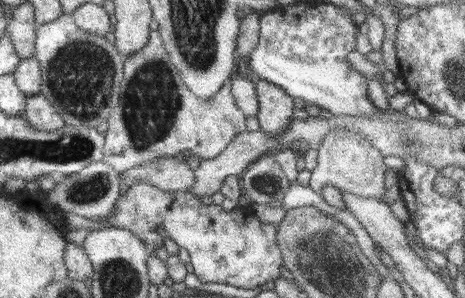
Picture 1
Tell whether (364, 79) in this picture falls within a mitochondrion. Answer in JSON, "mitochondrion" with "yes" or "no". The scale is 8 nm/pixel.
{"mitochondrion":"no"}

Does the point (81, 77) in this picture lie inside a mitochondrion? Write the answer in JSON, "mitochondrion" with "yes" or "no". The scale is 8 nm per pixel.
{"mitochondrion":"yes"}

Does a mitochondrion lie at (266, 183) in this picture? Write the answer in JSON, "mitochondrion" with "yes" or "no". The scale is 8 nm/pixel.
{"mitochondrion":"yes"}

